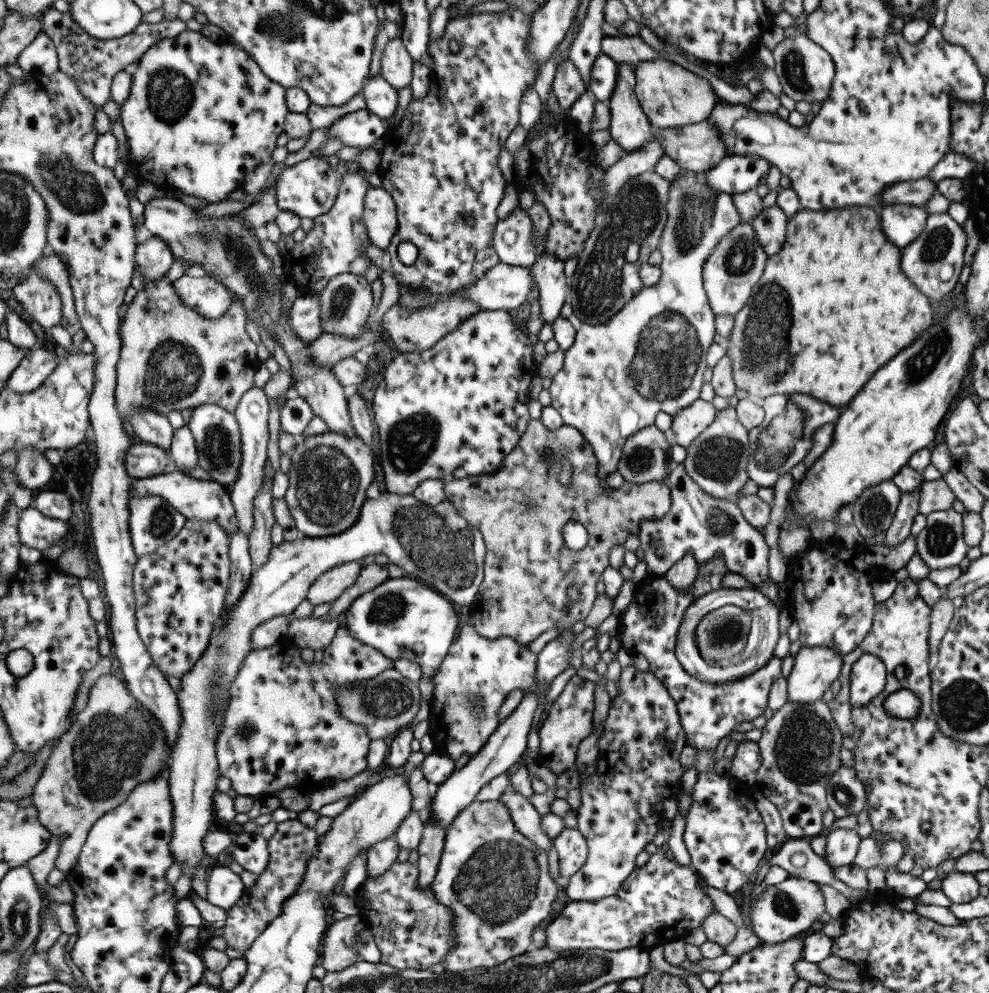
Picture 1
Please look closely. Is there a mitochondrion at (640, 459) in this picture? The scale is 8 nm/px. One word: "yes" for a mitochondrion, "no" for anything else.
yes

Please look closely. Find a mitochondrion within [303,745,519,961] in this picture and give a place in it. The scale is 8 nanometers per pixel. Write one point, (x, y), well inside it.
(432, 924)

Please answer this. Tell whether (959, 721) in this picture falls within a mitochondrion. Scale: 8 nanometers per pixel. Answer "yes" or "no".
yes

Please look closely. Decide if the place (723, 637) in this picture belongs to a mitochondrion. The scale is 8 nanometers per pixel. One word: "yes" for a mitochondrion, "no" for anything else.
yes

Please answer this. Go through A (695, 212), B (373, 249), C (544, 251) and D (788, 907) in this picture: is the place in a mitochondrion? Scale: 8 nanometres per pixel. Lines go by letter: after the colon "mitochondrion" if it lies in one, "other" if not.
A: mitochondrion
B: other
C: other
D: mitochondrion

